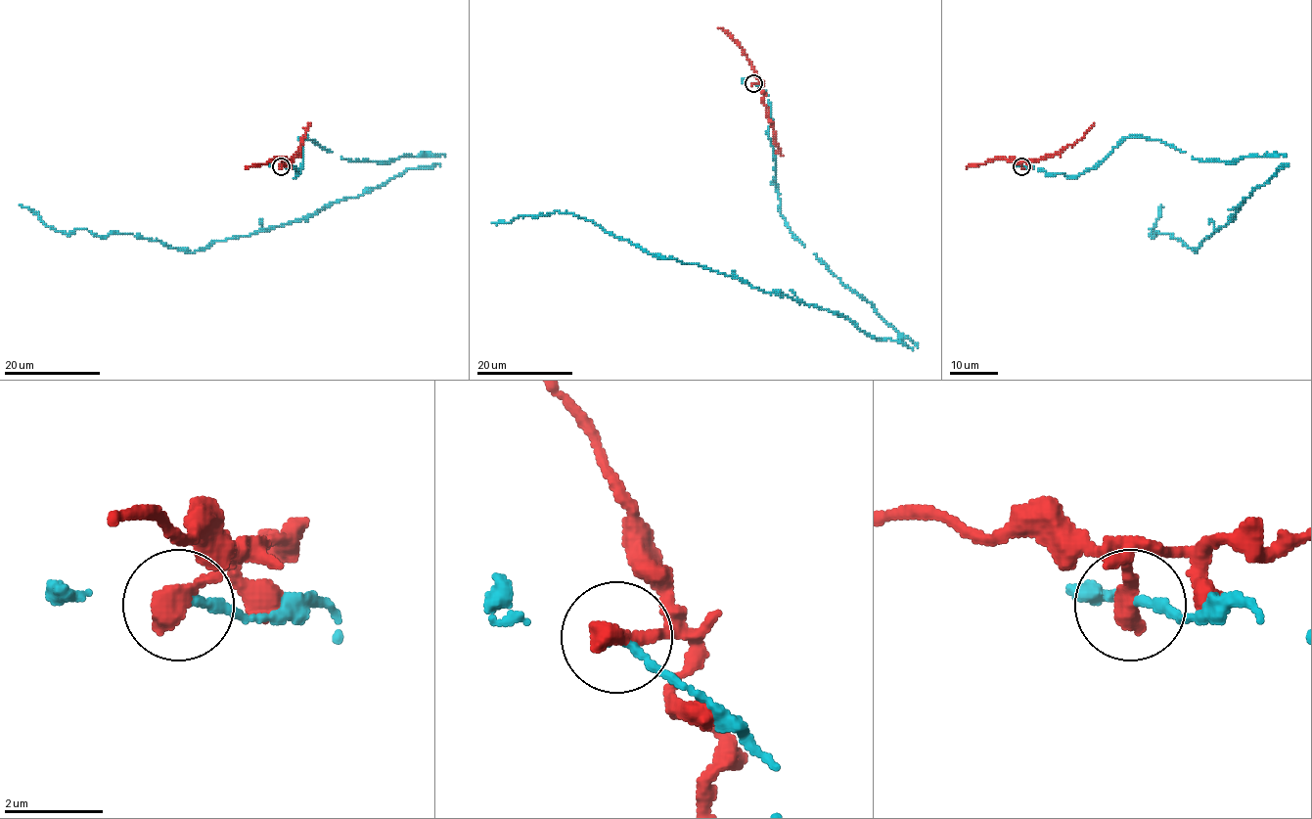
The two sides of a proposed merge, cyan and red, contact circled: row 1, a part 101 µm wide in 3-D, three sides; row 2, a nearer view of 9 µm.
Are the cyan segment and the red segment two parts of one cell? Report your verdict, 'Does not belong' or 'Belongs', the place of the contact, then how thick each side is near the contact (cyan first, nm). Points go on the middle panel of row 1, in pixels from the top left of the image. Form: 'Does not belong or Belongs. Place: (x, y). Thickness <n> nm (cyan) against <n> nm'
Does not belong. Place: (753, 83). Thickness 170 nm (cyan) against 500 nm

